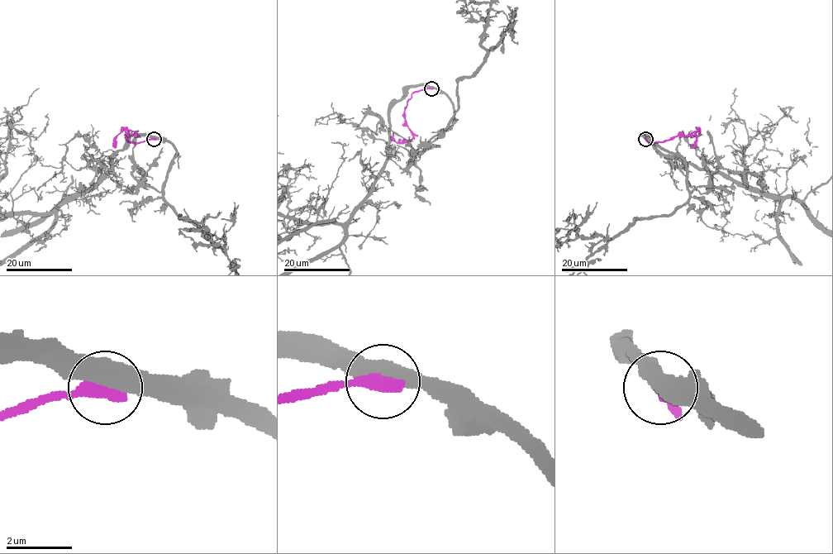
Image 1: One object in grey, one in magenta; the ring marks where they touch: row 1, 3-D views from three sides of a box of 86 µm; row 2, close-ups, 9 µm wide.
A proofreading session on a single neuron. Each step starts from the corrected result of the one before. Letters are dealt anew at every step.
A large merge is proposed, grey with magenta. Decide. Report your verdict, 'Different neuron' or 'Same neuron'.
Different neuron

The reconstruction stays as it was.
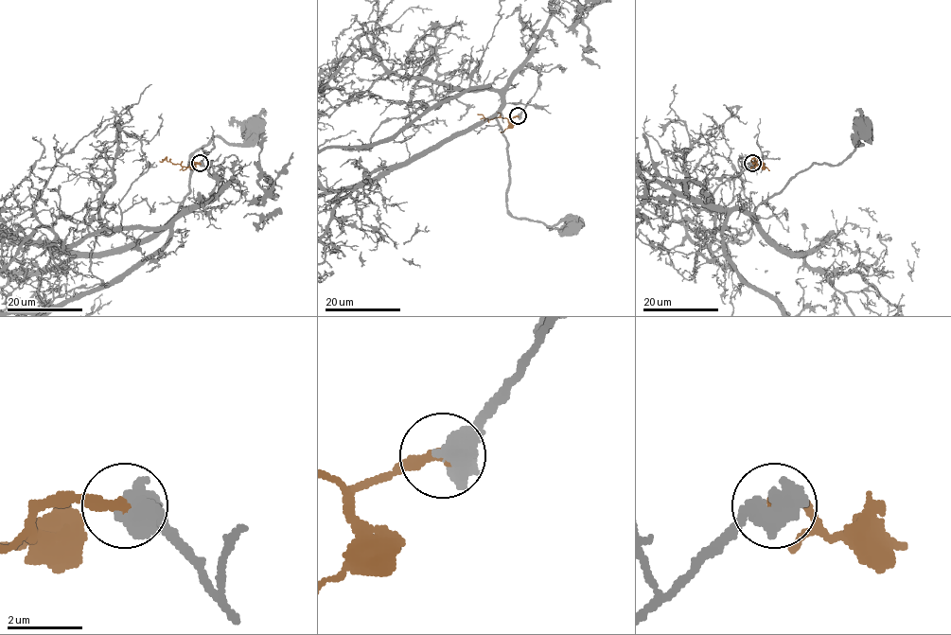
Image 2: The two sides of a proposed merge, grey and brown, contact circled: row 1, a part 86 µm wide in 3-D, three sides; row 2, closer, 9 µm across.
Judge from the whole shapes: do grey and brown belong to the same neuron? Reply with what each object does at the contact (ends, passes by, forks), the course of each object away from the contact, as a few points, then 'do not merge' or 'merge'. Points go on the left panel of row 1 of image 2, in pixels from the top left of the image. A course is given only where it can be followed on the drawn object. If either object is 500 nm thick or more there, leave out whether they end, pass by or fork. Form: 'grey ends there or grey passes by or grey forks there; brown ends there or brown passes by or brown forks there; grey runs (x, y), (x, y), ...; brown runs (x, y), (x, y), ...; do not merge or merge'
grey runs (200, 163), (221, 179), (205, 202), (178, 212), (190, 191), (189, 158), (215, 136), (247, 143), (254, 129); brown runs (200, 163), (182, 167), (166, 159), (160, 161); merge

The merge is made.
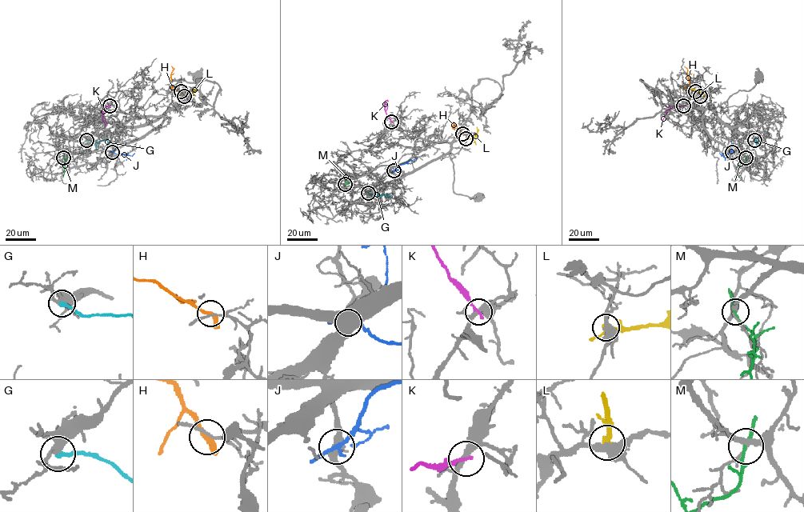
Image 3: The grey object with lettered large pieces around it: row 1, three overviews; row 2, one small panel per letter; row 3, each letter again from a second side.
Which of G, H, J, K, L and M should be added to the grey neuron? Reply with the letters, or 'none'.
none

